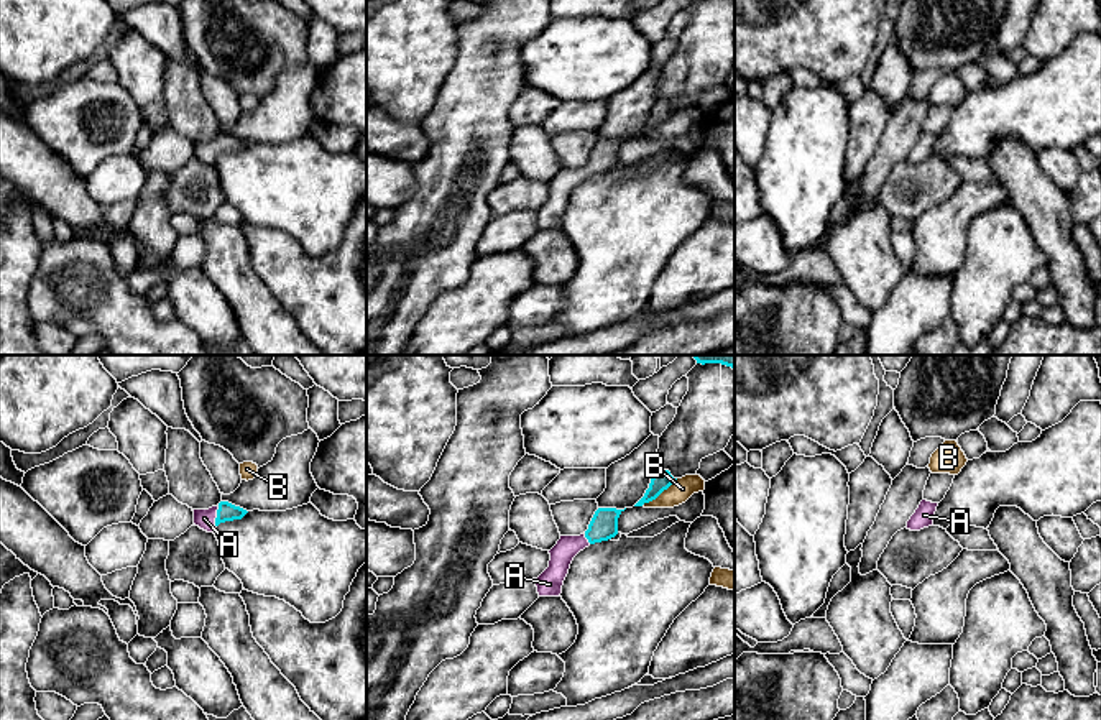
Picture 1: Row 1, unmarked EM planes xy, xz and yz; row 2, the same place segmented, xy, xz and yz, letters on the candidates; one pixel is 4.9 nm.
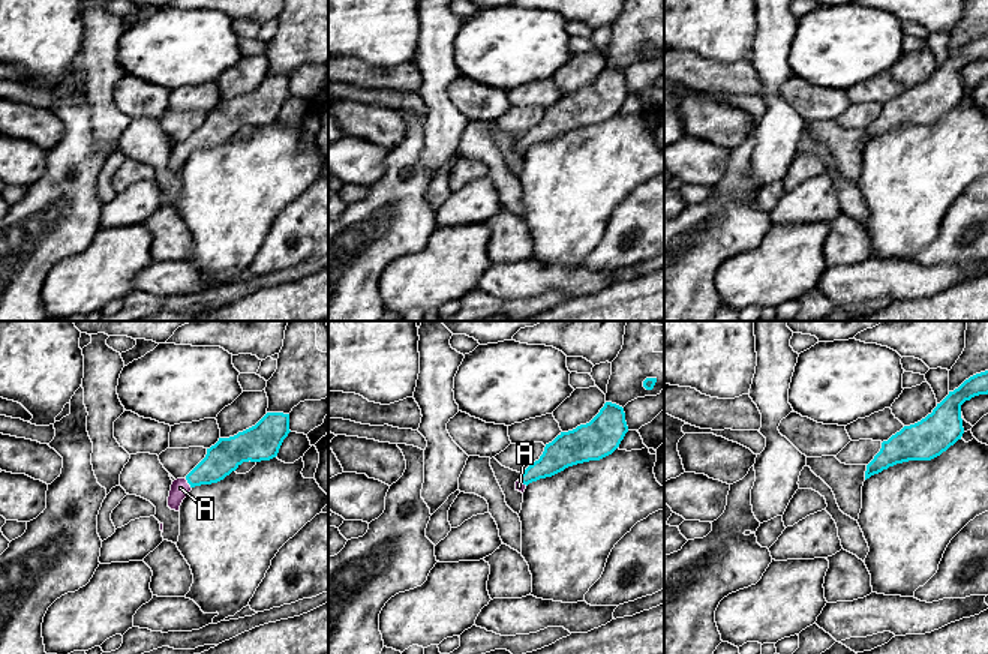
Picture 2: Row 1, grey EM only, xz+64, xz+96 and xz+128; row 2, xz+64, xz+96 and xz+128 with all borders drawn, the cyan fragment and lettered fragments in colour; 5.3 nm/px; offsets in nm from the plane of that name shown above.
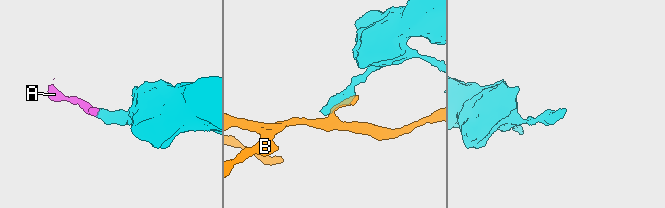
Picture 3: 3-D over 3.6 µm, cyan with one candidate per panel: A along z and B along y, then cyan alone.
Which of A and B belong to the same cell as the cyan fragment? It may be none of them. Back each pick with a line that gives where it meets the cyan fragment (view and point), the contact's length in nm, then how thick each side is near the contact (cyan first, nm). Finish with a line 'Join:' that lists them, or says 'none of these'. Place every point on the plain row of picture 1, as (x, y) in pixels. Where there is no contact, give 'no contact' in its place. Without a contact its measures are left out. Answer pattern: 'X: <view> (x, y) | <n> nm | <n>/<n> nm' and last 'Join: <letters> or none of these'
A: xy (217, 148) | 110 nm | 90/100 nm
Join: A

